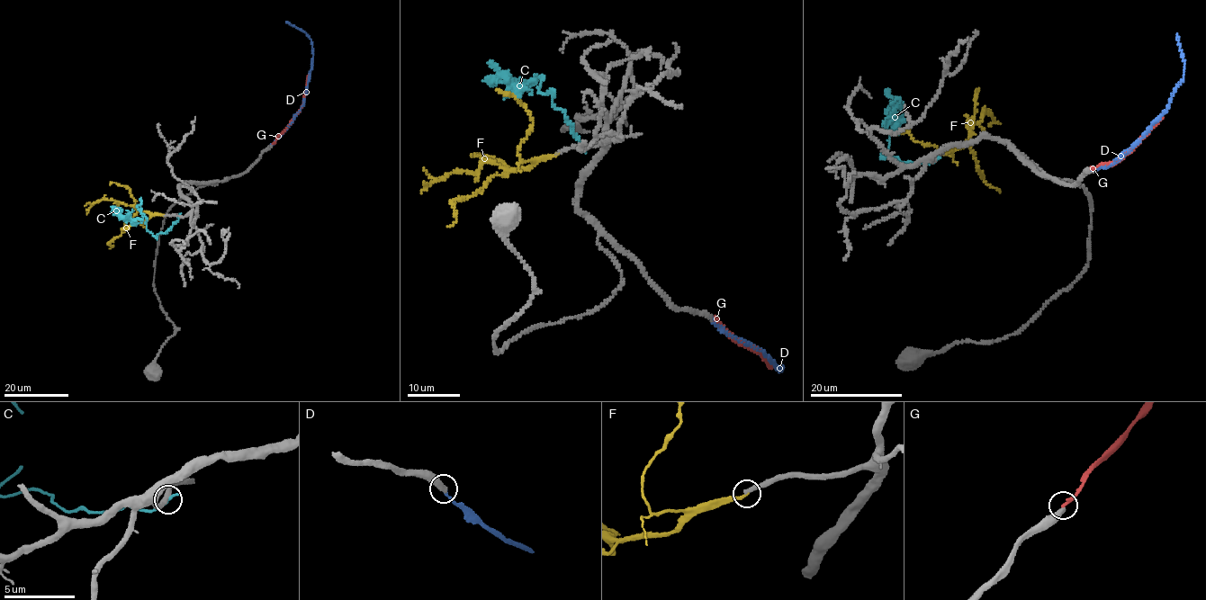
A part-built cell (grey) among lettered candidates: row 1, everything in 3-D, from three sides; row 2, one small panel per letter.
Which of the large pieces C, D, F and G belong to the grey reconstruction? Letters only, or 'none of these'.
F

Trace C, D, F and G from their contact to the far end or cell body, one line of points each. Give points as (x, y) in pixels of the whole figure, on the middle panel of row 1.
C: (581, 148), (553, 103), (555, 92), (540, 93), (542, 77), (531, 84), (494, 81), (499, 73), (488, 62)
D: (711, 319), (723, 330), (761, 349), (778, 368), (781, 366), (779, 370), (745, 341)
F: (556, 155), (539, 157), (527, 168), (491, 177), (477, 192), (456, 201), (453, 206), (455, 221), (448, 228)
G: (713, 317), (729, 335), (760, 351), (769, 365), (772, 365)

